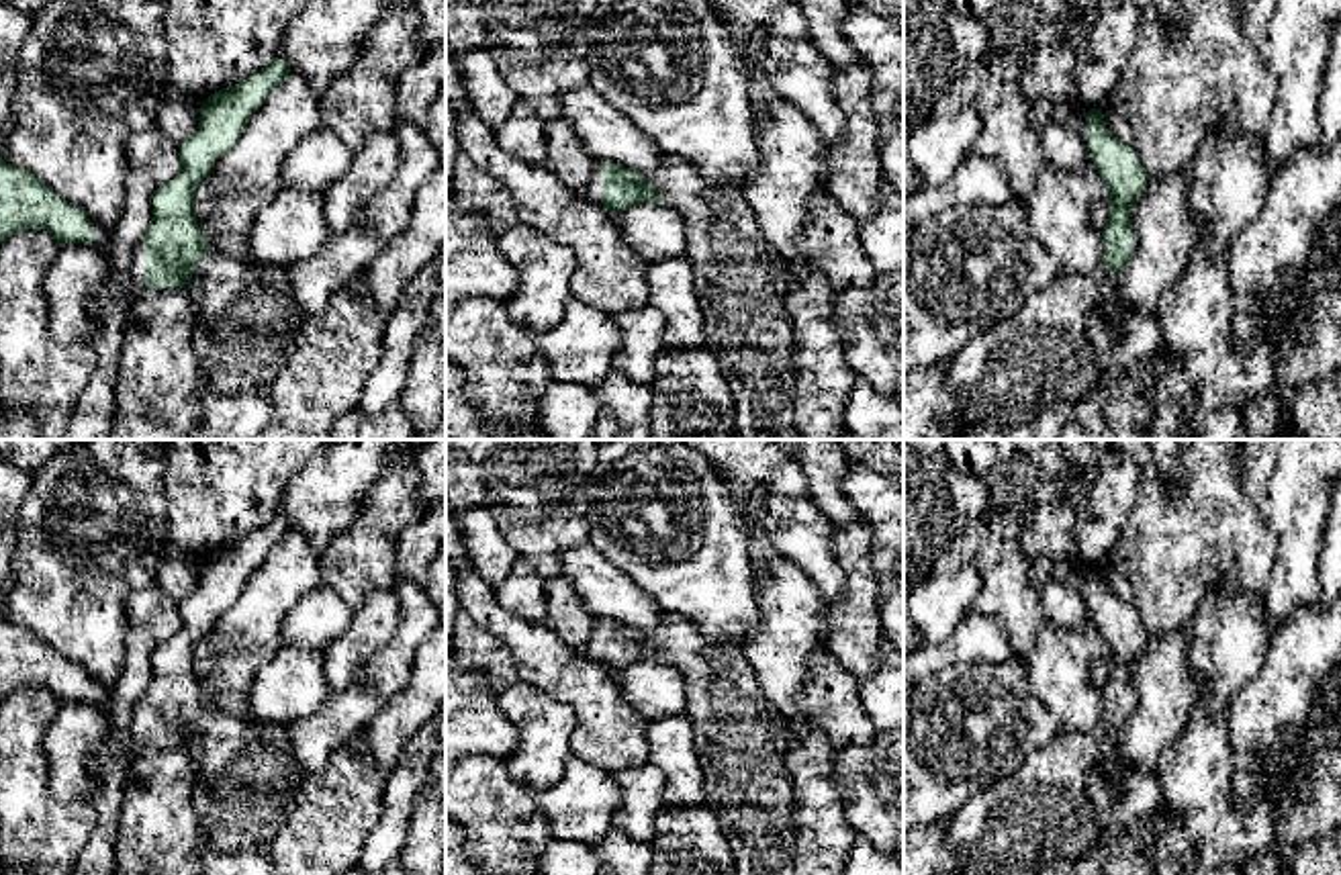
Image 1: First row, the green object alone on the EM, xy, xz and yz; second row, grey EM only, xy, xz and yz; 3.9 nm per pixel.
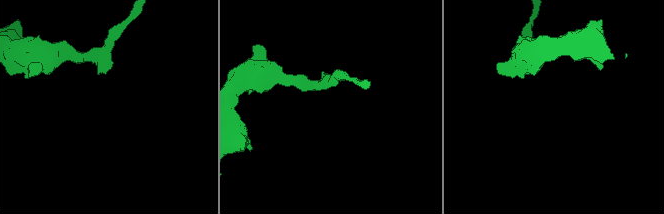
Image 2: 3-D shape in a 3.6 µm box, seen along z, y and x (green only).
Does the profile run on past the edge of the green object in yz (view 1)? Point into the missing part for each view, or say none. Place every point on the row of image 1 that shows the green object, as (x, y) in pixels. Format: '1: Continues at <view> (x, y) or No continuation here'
1: Continues at yz (1053, 350)

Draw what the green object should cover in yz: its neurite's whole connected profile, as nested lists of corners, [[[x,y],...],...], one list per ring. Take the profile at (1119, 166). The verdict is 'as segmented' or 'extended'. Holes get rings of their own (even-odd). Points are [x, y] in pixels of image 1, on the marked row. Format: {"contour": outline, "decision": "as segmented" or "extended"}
{"contour": [[[1090,108],[1088,147],[1094,168],[1110,188],[1110,215],[1104,225],[1104,258],[1090,274],[1063,274],[1045,290],[1034,292],[1010,319],[979,333],[949,360],[946,388],[961,411],[961,427],[981,425],[1000,429],[1034,419],[1043,409],[1069,409],[1096,395],[1112,346],[1116,325],[1102,315],[1118,296],[1120,274],[1137,249],[1130,215],[1139,202],[1149,174],[1139,155],[1106,131],[1102,108]]], "decision": "extended"}

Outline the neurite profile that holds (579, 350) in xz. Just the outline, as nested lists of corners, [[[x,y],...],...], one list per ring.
[[[570,296],[562,321],[538,333],[538,350],[552,378],[597,386],[613,368],[611,358],[621,346],[613,317]]]

